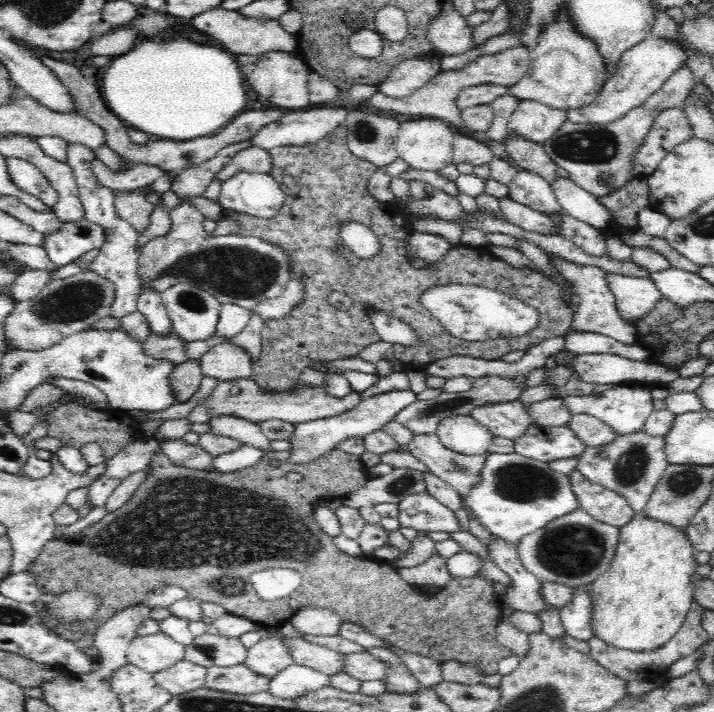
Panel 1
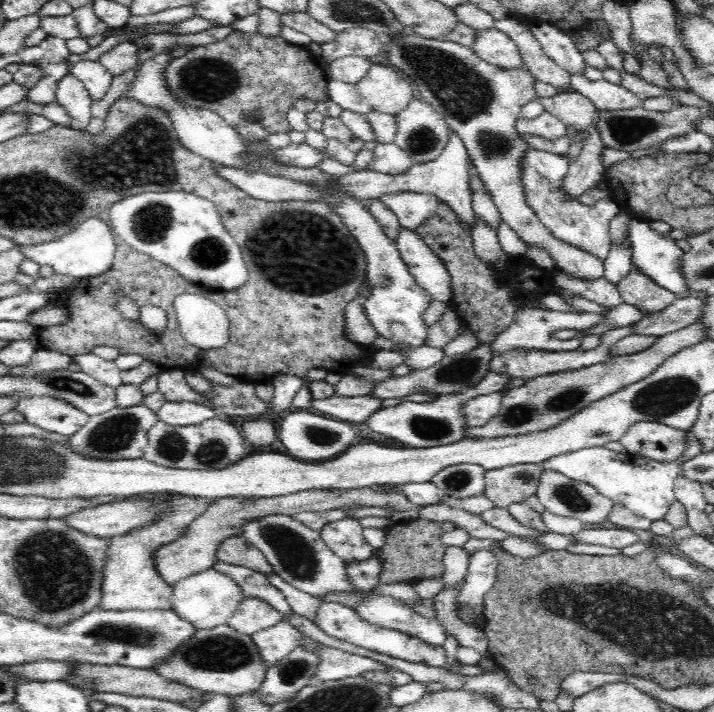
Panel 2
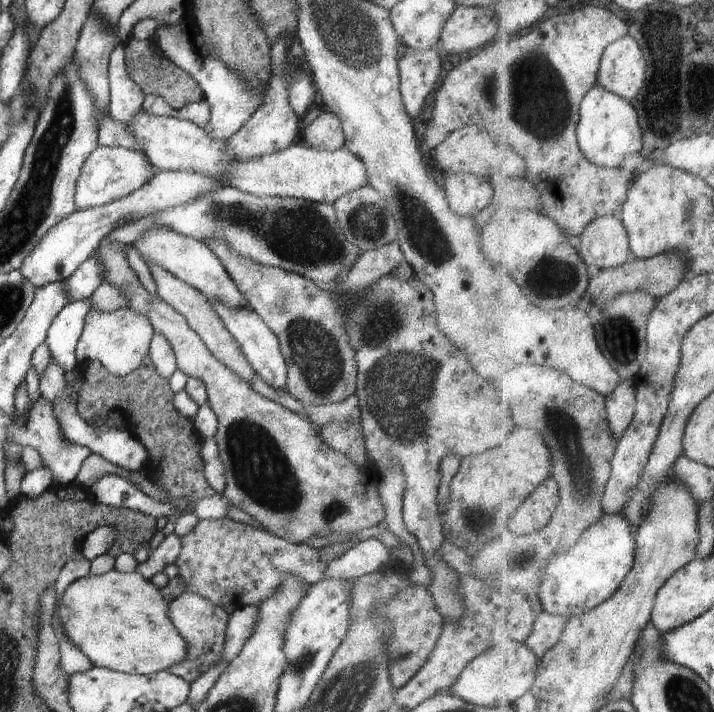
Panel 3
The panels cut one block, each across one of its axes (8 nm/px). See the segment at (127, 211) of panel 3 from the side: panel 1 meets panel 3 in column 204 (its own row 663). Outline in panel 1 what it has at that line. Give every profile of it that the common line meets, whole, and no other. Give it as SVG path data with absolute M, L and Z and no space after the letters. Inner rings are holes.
M184 658L167 669L155 672L153 677L170 695L180 696L205 686L207 668Z

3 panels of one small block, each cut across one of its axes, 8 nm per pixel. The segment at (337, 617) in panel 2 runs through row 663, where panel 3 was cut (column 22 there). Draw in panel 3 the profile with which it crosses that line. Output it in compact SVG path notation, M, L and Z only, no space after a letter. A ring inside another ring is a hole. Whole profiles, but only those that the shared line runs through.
M38 398L36 402L30 404L28 412L24 414L26 418L26 424L18 424L18 416L13 416L13 421L8 426L8 432L6 432L6 440L2 444L3 448L10 446L10 444L20 444L23 446L31 446L35 448L42 457L42 462L50 472L52 472L52 480L54 485L68 486L76 484L76 476L82 466L82 462L92 454L88 448L81 446L74 446L74 444L68 444L64 440L64 436L60 434L58 428L58 422L54 418L52 412L52 405L46 398Z

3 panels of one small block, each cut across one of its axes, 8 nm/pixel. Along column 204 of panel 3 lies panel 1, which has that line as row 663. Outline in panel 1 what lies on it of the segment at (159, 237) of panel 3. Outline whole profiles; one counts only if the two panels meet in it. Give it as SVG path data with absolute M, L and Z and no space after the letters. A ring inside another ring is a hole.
M281 636L262 638L258 644L247 650L244 663L252 671L272 678L284 668L292 666L294 659L288 646L281 641Z

